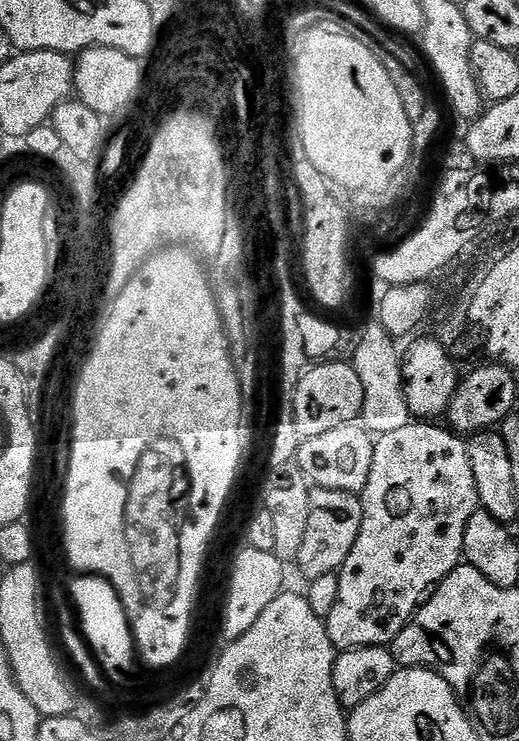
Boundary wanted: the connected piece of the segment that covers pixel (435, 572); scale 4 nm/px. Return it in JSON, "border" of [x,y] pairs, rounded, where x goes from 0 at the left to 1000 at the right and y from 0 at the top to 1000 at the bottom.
{"border":[[[782,570],[775,575],[775,580],[757,580],[753,586],[723,590],[724,601],[721,602],[721,629],[713,629],[713,646],[705,649],[699,664],[692,665],[697,677],[697,715],[690,721],[690,731],[682,731],[682,742],[674,742],[674,753],[667,753],[667,758],[655,767],[651,773],[651,812],[644,812],[644,823],[636,823],[636,829],[628,833],[632,854],[636,856],[636,866],[642,874],[661,877],[667,874],[730,874],[734,872],[753,870],[759,861],[767,861],[771,852],[784,845],[786,838],[802,829],[803,821],[817,814],[821,806],[838,795],[840,789],[850,788],[861,777],[890,760],[894,748],[894,727],[898,726],[898,704],[906,704],[906,699],[925,686],[925,673],[921,672],[921,656],[913,656],[913,640],[906,636],[906,613],[902,611],[900,598],[881,584],[873,583],[869,576],[854,575],[846,578],[840,570]]]}

